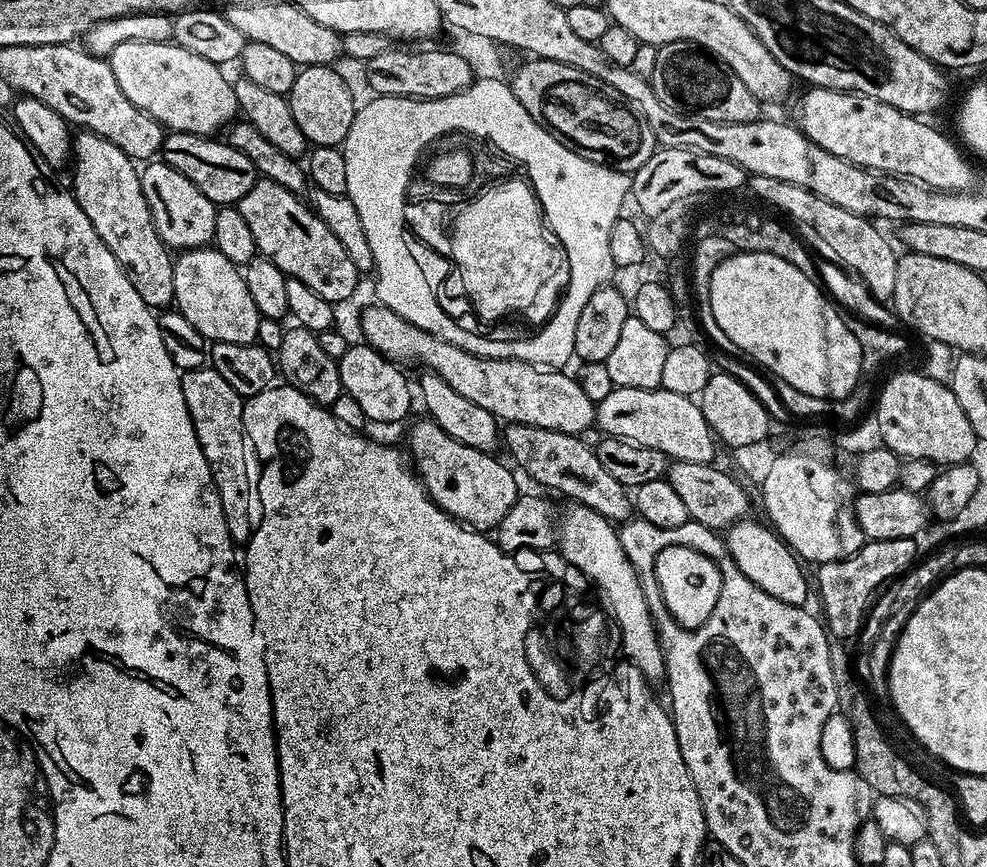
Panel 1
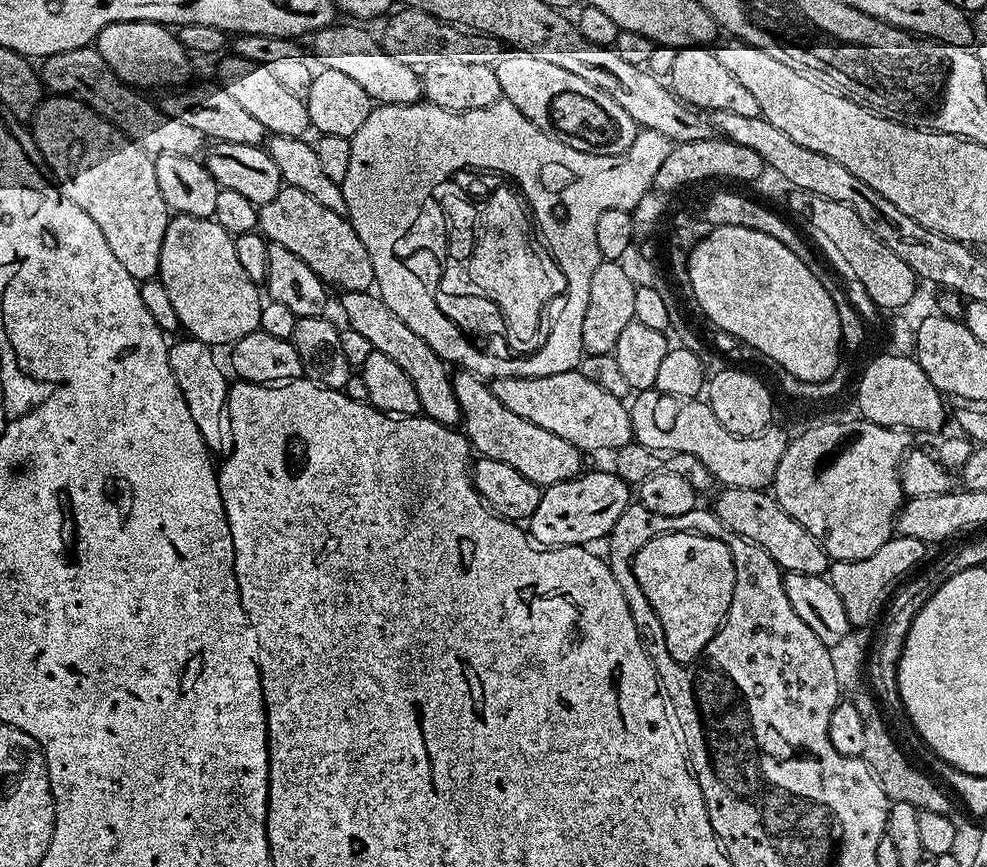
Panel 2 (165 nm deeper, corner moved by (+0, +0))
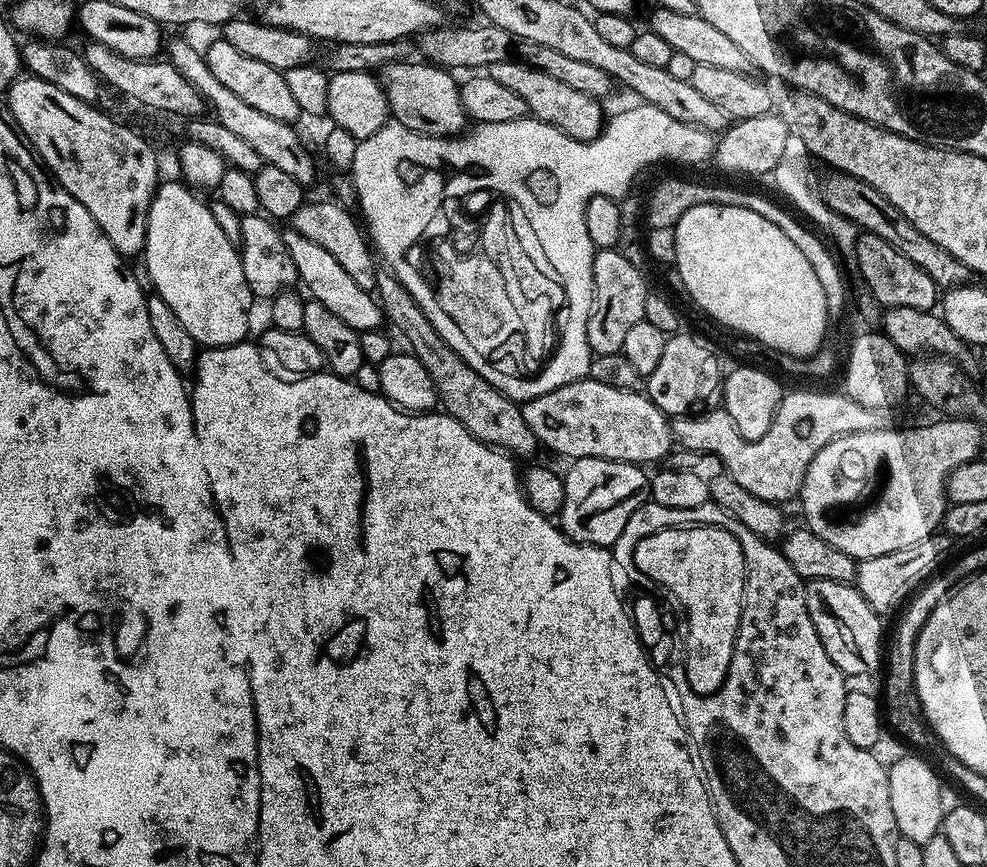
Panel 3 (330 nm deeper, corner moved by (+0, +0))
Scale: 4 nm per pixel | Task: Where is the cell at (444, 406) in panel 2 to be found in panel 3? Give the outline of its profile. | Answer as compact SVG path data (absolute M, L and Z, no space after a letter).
M288 226L283 229L286 250L290 250L290 258L294 258L294 270L298 277L299 283L304 283L303 291L311 299L322 302L326 310L331 310L337 318L342 318L346 326L350 326L358 333L365 332L371 328L380 328L385 323L384 312L380 307L377 297L369 289L358 286L346 270L328 253L322 246L310 242L310 238L298 234Z

